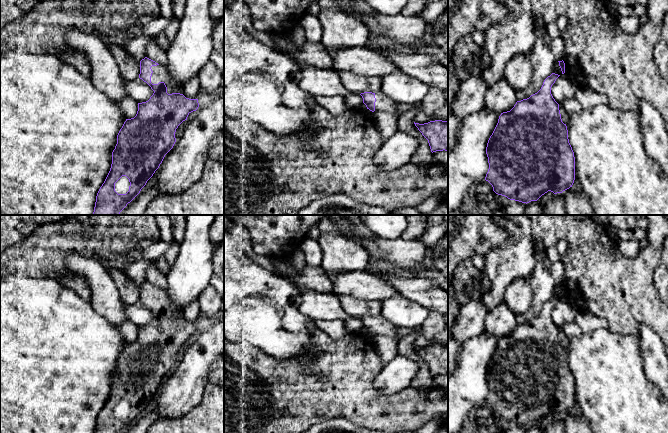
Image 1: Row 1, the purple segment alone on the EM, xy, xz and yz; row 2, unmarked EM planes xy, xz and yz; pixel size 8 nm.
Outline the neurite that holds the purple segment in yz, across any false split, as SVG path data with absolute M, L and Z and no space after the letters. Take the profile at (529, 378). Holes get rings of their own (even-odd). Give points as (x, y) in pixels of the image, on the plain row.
M552 297L544 304L537 317L517 325L510 335L503 336L499 340L486 371L489 393L485 404L492 409L496 418L527 428L537 425L548 415L557 418L572 411L575 404L574 376L569 367L567 350L561 343L559 328L551 318L551 311L559 300Z

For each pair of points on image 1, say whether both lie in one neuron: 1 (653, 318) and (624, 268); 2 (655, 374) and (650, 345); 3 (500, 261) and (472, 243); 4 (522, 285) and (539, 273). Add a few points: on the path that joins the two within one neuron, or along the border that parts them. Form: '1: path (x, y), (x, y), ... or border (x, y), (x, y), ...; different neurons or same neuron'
1: path (643, 306), (624, 287), (624, 280); same neuron
2: path (655, 367), (653, 352); same neuron
3: border (506, 239), (483, 255); different neurons
4: border (526, 279), (533, 295), (531, 304); different neurons

